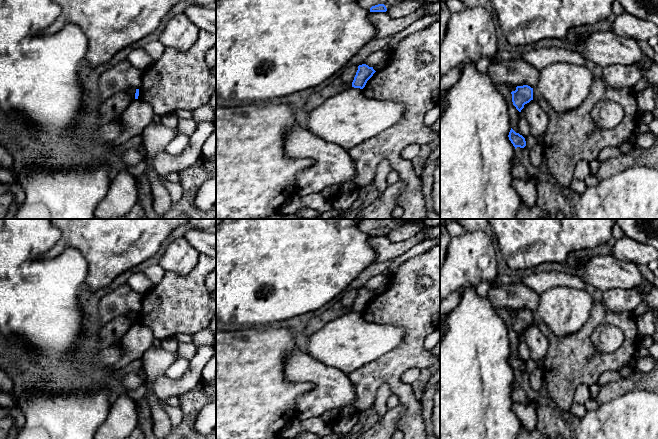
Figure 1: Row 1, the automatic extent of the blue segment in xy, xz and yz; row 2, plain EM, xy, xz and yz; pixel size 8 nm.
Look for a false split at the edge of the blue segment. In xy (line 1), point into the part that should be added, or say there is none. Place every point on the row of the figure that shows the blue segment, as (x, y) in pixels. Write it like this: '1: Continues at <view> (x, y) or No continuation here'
1: No continuation here

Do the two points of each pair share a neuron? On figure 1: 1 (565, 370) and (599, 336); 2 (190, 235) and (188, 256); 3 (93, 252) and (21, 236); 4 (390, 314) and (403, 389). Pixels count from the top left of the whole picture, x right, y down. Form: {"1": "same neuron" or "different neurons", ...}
{"1": "different neurons", "2": "different neurons", "3": "different neurons", "4": "same neuron"}

